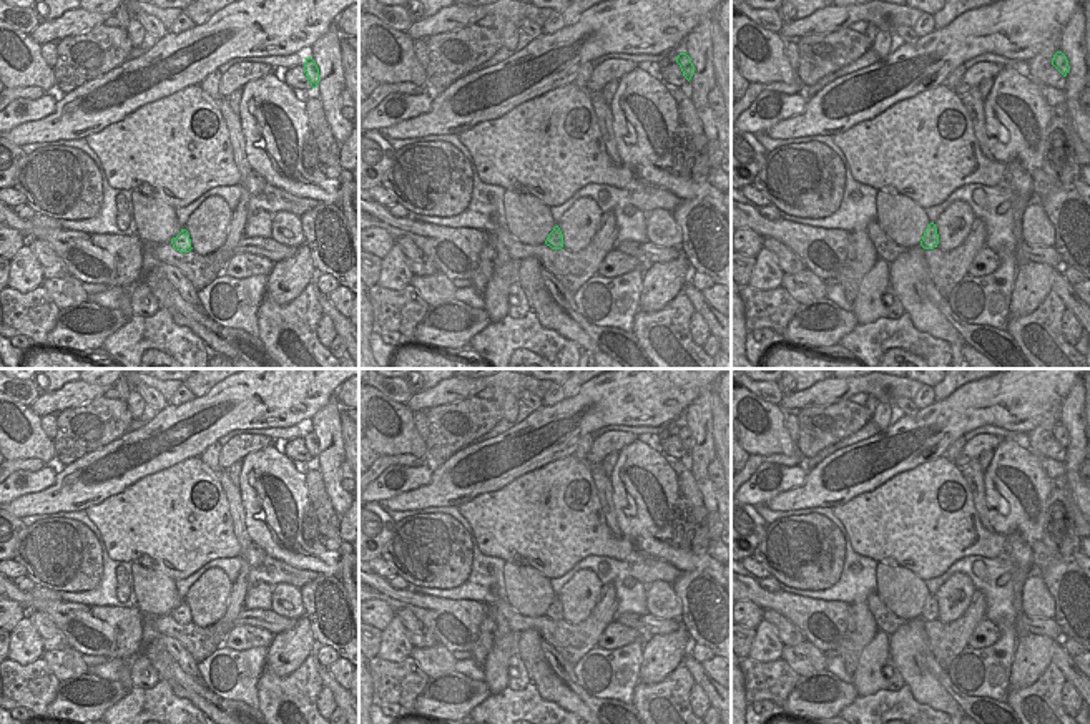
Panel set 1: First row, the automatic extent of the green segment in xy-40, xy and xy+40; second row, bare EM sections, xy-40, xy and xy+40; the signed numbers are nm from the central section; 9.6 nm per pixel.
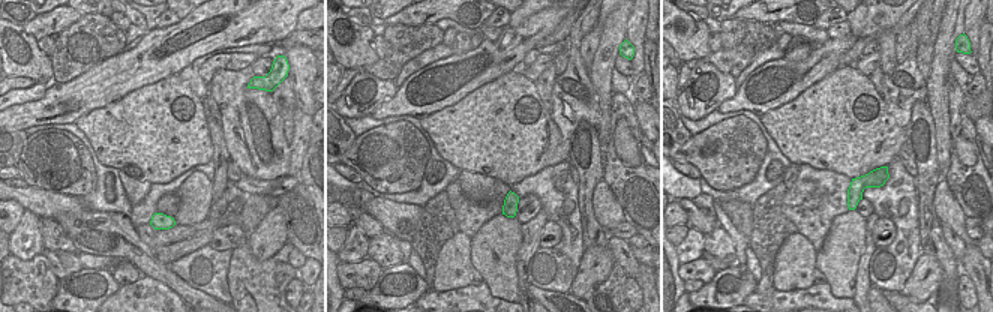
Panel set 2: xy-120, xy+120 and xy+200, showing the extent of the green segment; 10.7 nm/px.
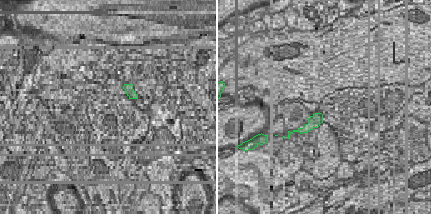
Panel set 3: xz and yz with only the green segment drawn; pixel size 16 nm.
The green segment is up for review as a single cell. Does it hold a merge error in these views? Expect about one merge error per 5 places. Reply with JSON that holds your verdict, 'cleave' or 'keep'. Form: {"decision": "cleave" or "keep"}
{"decision": "keep"}

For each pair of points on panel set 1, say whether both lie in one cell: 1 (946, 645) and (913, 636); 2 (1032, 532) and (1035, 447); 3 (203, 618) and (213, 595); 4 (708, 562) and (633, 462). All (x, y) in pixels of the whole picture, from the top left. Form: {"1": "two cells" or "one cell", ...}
{"1": "two cells", "2": "two cells", "3": "one cell", "4": "one cell"}

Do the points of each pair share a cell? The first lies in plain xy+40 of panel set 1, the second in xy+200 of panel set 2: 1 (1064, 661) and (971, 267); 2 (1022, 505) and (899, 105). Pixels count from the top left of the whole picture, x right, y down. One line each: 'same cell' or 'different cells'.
1: different cells
2: same cell

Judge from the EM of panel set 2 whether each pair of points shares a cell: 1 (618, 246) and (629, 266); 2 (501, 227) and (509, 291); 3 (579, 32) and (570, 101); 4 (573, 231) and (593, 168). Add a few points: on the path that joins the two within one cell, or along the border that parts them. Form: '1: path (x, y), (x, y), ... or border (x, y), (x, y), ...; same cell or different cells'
1: path (621, 251), (627, 261); same cell
2: path (501, 243), (501, 275); same cell
3: path (573, 50), (573, 68), (560, 83); same cell
4: border (578, 185), (581, 237), (585, 246); different cells

